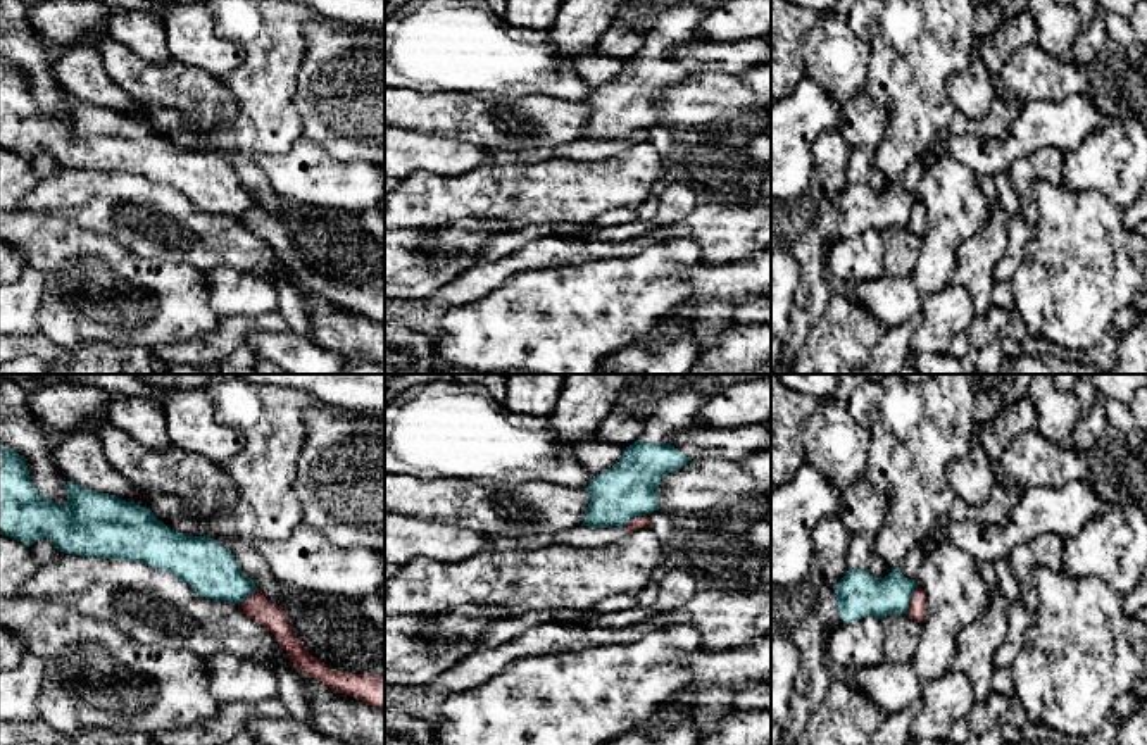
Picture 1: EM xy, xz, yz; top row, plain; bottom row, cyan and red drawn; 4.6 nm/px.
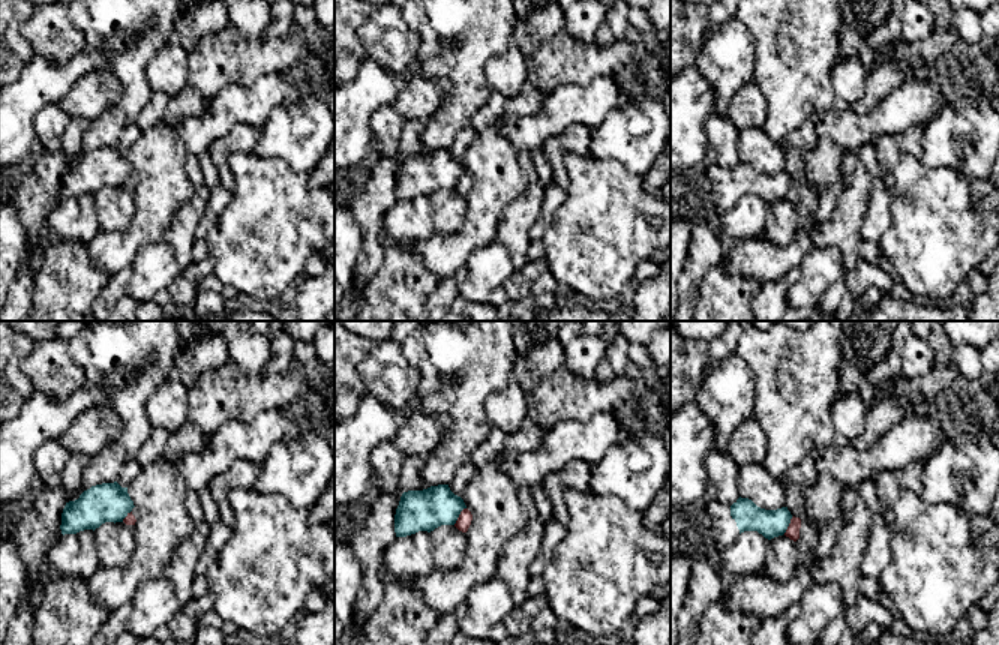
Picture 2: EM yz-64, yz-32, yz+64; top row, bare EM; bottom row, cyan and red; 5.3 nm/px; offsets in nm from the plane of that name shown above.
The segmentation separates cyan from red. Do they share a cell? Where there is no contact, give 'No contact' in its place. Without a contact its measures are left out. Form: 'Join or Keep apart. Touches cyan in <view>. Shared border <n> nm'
Keep apart. Touches cyan in yz. Shared border 140 nm

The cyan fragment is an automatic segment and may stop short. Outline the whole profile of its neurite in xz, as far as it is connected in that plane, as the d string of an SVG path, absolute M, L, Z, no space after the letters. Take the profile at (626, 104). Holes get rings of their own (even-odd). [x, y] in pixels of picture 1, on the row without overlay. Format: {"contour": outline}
{"contour": "M681 0L661 14L645 33L642 50L623 64L619 76L583 102L590 107L590 117L581 140L626 140L638 129L659 124L661 93L692 74L671 59L671 52L711 40L702 22L716 5L718 0Z"}

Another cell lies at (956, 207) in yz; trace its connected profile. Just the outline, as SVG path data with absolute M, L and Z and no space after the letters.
M949 155L926 169L916 197L926 207L928 222L912 274L883 276L847 290L852 302L887 328L921 314L924 300L952 283L959 247L988 219L988 198L978 186L978 176Z

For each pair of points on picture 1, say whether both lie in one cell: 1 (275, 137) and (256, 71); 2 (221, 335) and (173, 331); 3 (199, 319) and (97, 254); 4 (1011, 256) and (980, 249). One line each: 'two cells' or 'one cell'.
1: one cell
2: two cells
3: one cell
4: two cells

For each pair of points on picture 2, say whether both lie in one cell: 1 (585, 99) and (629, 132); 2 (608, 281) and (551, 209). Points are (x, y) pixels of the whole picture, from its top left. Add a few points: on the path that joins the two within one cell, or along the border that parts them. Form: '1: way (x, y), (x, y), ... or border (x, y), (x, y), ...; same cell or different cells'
1: border (632, 98), (614, 107), (593, 129); different cells
2: border (566, 191), (561, 206), (540, 239); different cells

